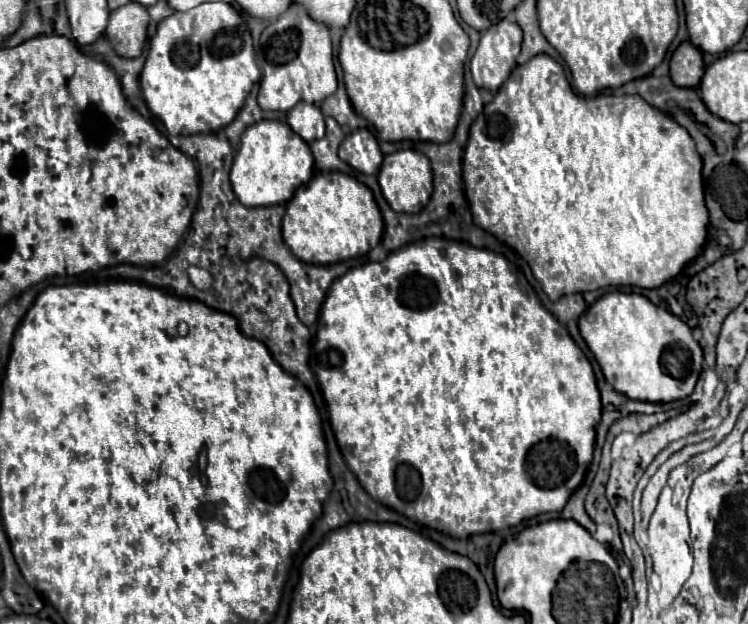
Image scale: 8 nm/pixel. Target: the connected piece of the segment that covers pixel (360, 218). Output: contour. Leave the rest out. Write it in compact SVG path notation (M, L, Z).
M330 171L314 175L294 191L282 217L282 237L294 257L310 265L330 265L366 255L382 240L382 214L372 191L354 177Z

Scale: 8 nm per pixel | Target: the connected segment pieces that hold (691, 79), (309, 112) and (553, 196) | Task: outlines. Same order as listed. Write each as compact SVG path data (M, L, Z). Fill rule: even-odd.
M684 41L670 59L670 77L678 87L696 89L704 73L702 53L690 43Z
M300 101L294 109L288 111L288 125L298 133L304 141L314 141L324 137L324 115L318 105Z
M536 55L528 63L518 65L494 95L494 99L488 105L484 105L482 119L478 119L470 127L470 137L464 149L464 163L462 163L465 195L472 203L474 223L484 231L492 233L494 237L498 237L502 243L516 249L518 255L528 261L534 277L538 279L538 283L542 285L542 289L552 301L558 301L562 295L568 293L584 293L608 285L638 285L644 289L652 289L676 277L682 271L682 267L700 253L700 247L706 241L708 211L704 207L704 189L702 189L700 171L702 171L702 159L696 153L696 145L692 137L670 115L656 111L638 95L616 97L616 95L598 94L592 99L578 97L570 89L562 65L548 55Z

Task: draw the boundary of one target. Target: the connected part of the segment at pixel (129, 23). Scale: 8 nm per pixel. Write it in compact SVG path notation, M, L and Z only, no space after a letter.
M130 1L122 5L122 9L114 9L110 13L110 21L106 27L106 37L122 57L138 57L146 43L150 15L144 5Z

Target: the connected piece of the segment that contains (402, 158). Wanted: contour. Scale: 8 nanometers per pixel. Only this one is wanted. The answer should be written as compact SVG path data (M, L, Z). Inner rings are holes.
M402 149L402 151L386 155L382 161L382 169L378 171L378 185L380 185L382 195L386 197L388 205L394 211L420 213L432 193L432 169L430 169L428 157L418 151L412 151L412 149L410 151Z

